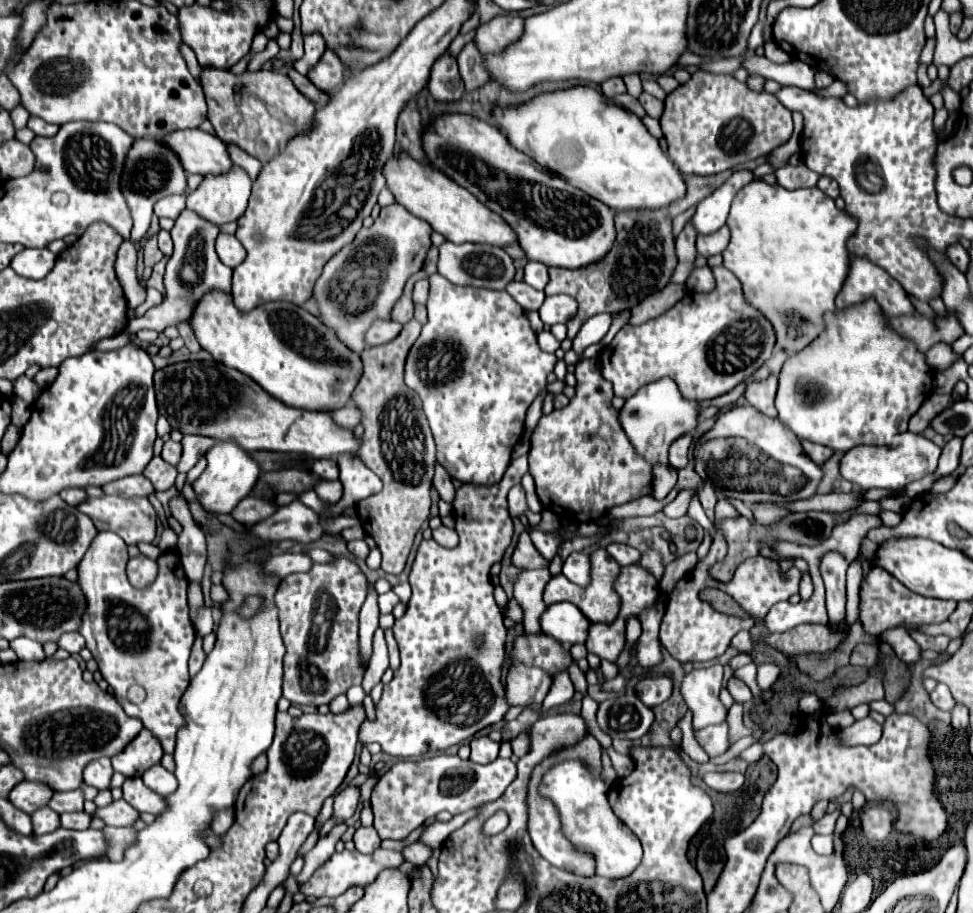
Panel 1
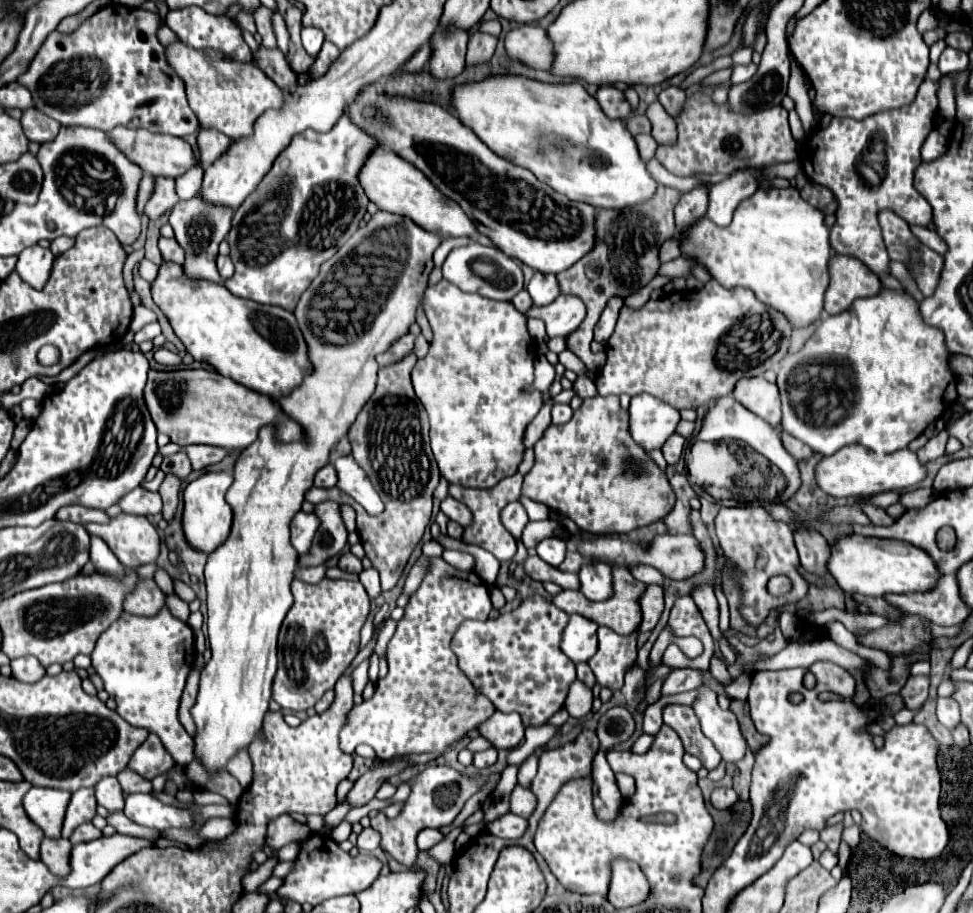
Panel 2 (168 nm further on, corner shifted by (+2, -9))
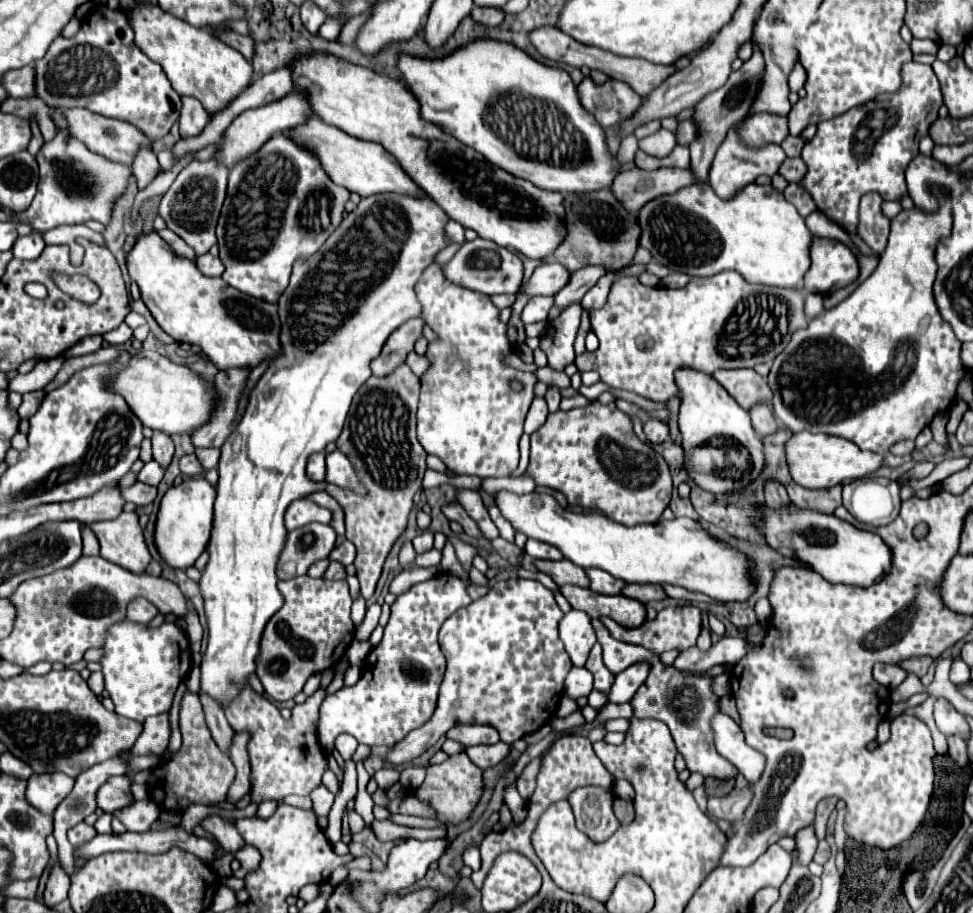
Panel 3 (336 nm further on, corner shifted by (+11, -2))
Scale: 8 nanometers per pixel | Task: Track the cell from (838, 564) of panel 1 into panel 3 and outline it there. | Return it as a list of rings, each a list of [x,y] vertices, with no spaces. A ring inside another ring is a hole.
[[[767,482],[765,486],[765,502],[771,510],[781,510],[781,508],[789,508],[791,500],[785,492],[785,488],[779,482]]]

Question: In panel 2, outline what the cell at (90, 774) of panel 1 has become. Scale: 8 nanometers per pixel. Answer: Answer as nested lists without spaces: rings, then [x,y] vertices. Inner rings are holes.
[[[104,777],[96,785],[96,799],[98,799],[98,805],[108,809],[110,813],[122,811],[124,793],[122,793],[122,787],[120,787],[118,779],[116,777]]]

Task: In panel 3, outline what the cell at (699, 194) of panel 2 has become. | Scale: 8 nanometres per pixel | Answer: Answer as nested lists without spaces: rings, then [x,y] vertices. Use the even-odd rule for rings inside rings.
[[[751,56],[737,72],[731,72],[731,74],[729,74],[729,80],[725,82],[725,86],[721,86],[721,88],[715,90],[713,94],[707,94],[707,96],[695,106],[693,118],[695,118],[695,122],[699,124],[701,134],[699,134],[699,138],[689,146],[689,150],[691,150],[691,172],[693,172],[697,184],[707,182],[707,174],[709,174],[713,156],[715,156],[719,144],[725,140],[727,130],[729,130],[735,122],[743,120],[743,118],[749,114],[749,110],[751,110],[751,106],[753,106],[753,102],[755,102],[755,98],[757,98],[757,94],[759,94],[759,88],[761,88],[761,84],[763,84],[763,74],[765,74],[765,64],[759,62],[759,56]]]

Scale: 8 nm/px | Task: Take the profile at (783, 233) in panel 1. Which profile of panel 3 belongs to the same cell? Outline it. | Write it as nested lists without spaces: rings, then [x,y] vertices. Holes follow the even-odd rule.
[[[753,182],[745,186],[737,198],[731,198],[731,202],[717,198],[709,184],[691,184],[689,188],[681,188],[677,194],[667,194],[649,202],[645,208],[641,208],[639,222],[643,230],[639,244],[651,250],[655,262],[669,266],[673,272],[683,272],[689,276],[715,276],[723,270],[735,270],[751,284],[801,290],[805,274],[811,266],[809,248],[813,234],[797,208],[771,184],[761,186]]]

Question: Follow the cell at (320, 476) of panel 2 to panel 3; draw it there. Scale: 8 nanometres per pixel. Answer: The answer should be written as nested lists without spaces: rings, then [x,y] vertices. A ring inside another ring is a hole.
[[[313,454],[307,462],[307,476],[313,482],[323,482],[325,480],[325,454]]]

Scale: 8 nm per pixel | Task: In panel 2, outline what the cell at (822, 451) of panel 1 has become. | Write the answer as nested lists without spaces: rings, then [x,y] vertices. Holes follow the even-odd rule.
[[[782,431],[780,437],[782,437],[782,445],[784,445],[784,449],[786,449],[796,461],[806,459],[806,457],[812,455],[812,449],[810,449],[806,443],[798,441],[796,437],[790,437],[790,433],[784,433],[784,431]]]

